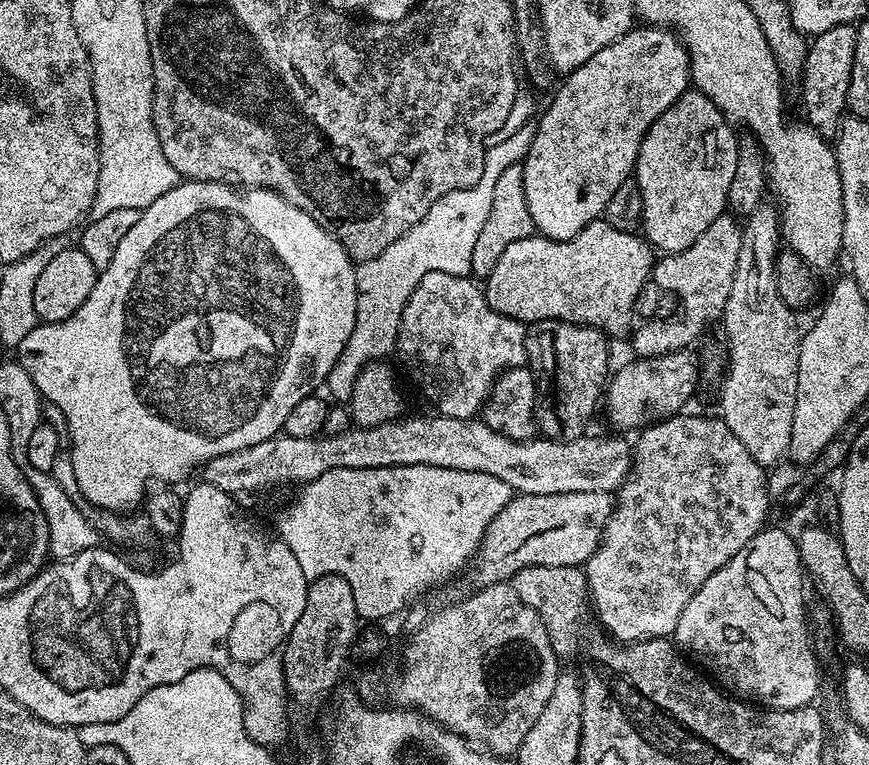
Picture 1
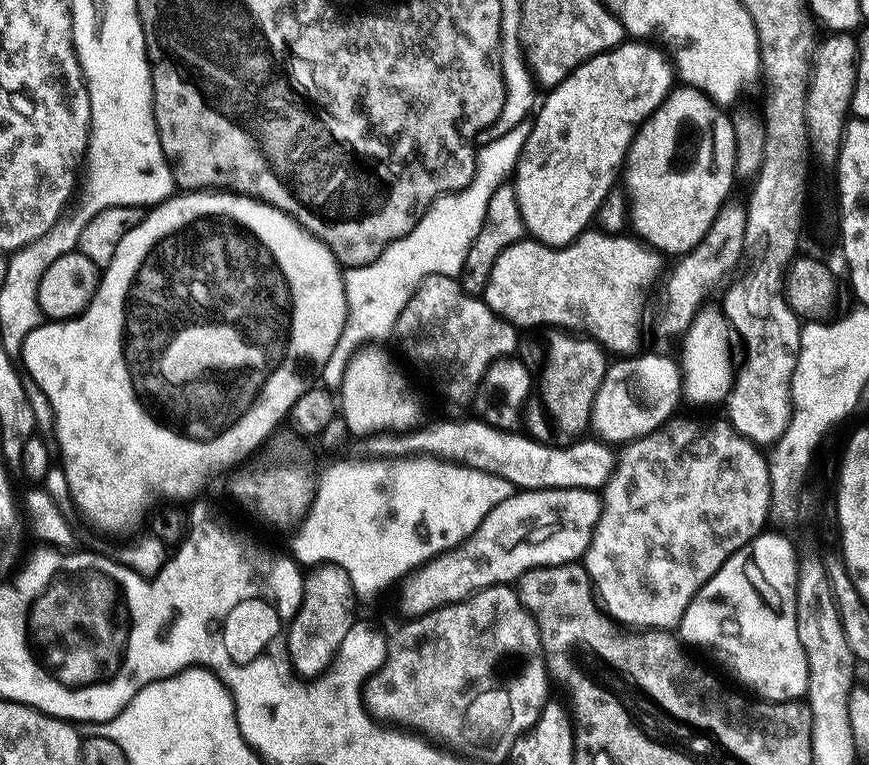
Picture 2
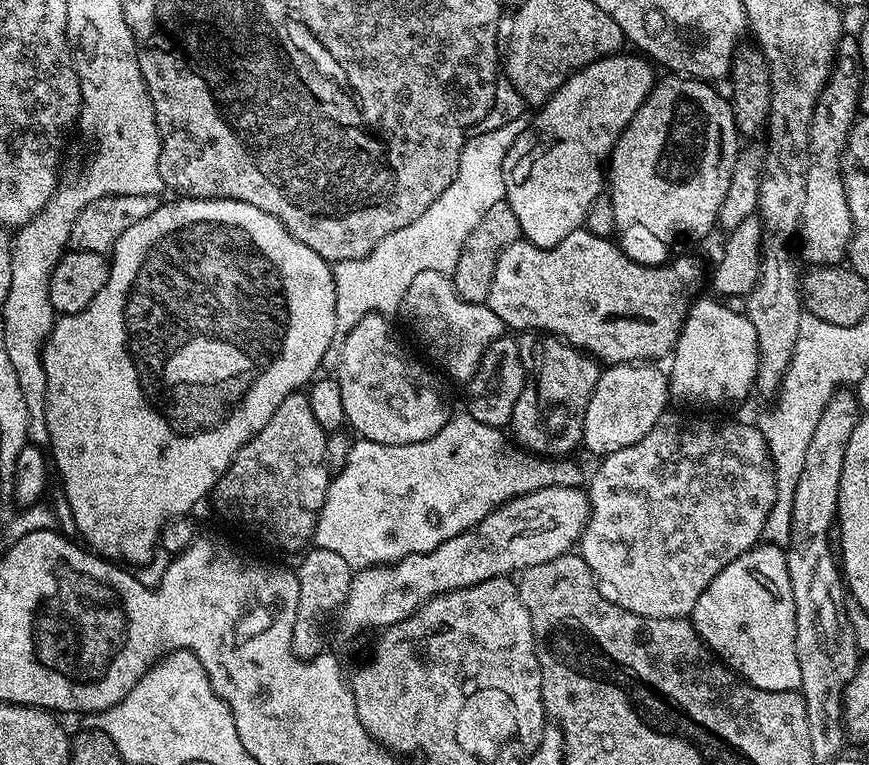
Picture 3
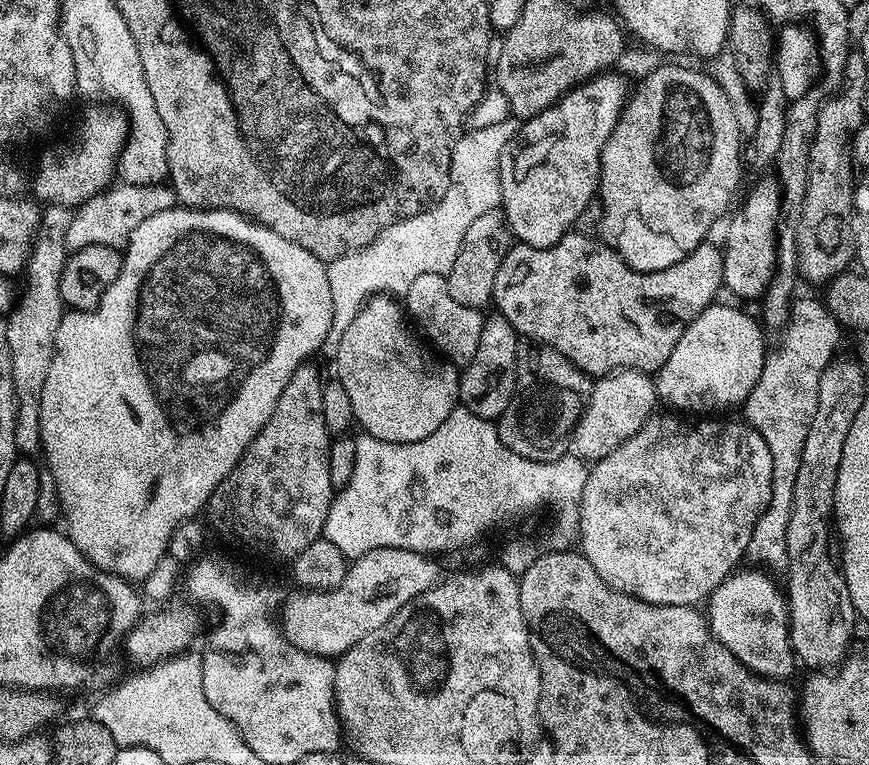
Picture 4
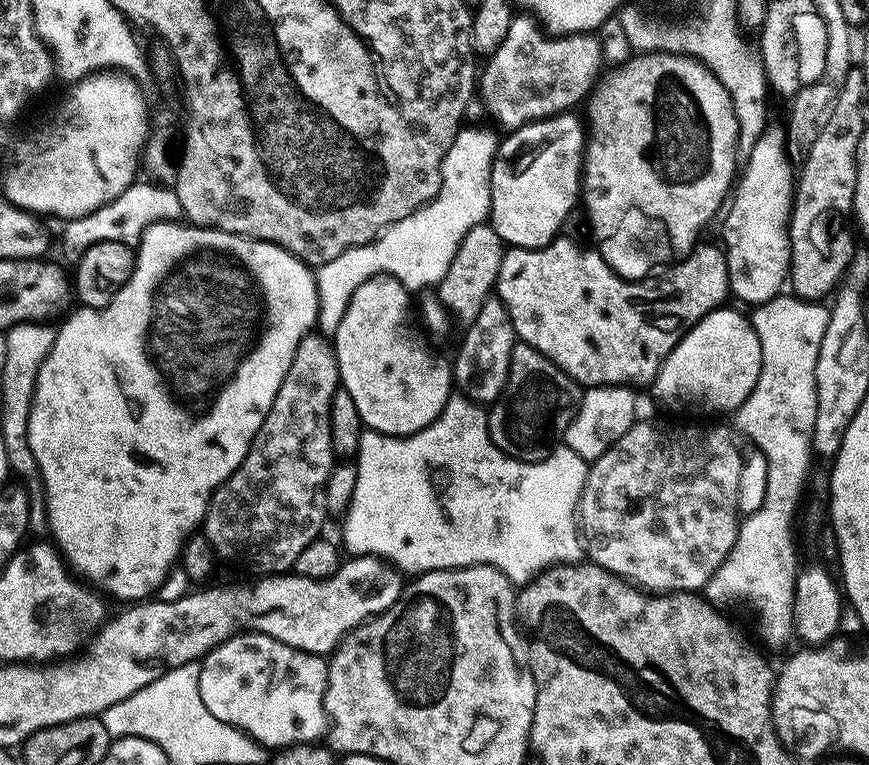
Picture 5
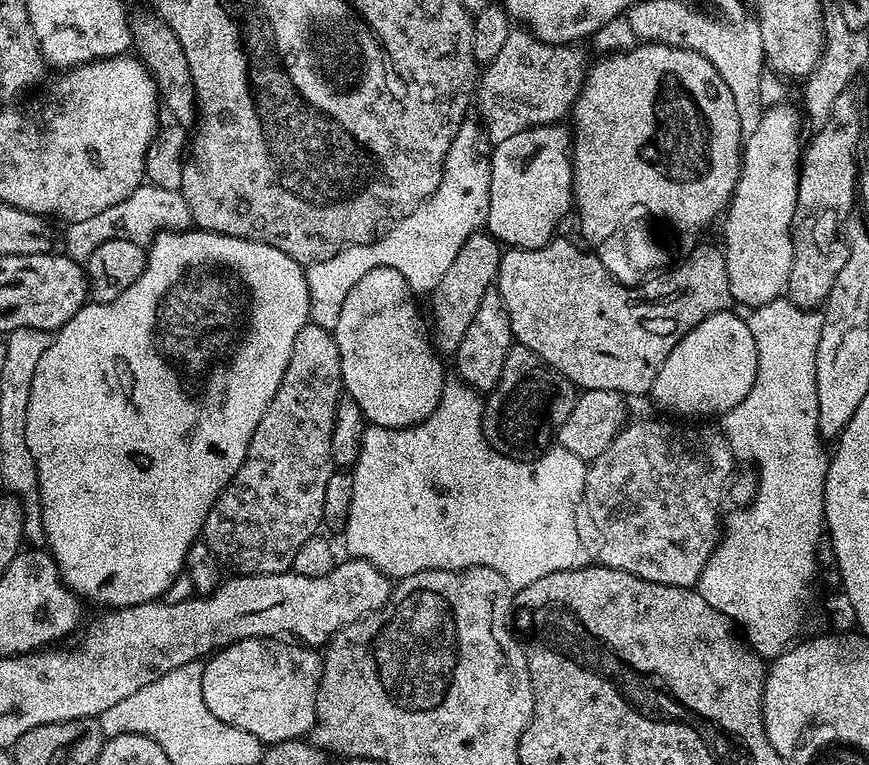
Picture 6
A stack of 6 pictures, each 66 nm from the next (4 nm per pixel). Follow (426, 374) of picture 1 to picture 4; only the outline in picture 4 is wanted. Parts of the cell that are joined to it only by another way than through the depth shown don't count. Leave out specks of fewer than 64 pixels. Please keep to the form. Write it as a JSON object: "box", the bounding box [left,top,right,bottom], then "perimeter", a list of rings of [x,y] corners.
{"box":[402,272,485,366],"perimeter":[[[433,272],[418,274],[418,278],[414,278],[414,282],[410,282],[410,286],[402,294],[402,304],[411,323],[424,331],[423,339],[448,363],[463,366],[470,362],[470,358],[474,358],[474,350],[478,350],[478,338],[482,338],[485,313],[479,308],[454,302],[444,276]]]}

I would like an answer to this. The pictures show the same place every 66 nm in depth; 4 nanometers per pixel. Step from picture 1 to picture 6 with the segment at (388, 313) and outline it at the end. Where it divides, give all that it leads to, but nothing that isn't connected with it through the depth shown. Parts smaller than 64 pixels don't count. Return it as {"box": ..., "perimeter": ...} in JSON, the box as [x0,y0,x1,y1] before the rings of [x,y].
{"box":[307,124,490,329],"perimeter":[[[461,124],[444,159],[444,173],[440,175],[434,194],[423,200],[414,214],[391,225],[370,244],[355,244],[334,254],[334,258],[326,258],[326,262],[307,265],[311,323],[335,329],[346,294],[354,290],[354,282],[358,282],[362,274],[375,268],[398,270],[416,294],[431,293],[438,286],[442,274],[446,274],[466,238],[470,238],[473,232],[481,231],[488,219],[490,160],[485,153],[484,156],[480,153],[480,140],[470,124]]]}

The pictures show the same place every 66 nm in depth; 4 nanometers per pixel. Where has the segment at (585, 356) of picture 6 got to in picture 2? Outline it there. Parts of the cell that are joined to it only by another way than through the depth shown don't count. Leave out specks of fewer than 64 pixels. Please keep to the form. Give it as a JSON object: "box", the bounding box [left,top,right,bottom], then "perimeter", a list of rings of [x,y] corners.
{"box":[482,230,658,354],"perimeter":[[[585,230],[562,248],[552,248],[531,238],[522,239],[498,254],[498,262],[494,262],[494,270],[490,270],[482,299],[490,311],[508,323],[515,324],[517,329],[558,328],[583,334],[609,353],[616,352],[612,354],[639,353],[642,348],[640,335],[644,332],[644,311],[648,308],[648,291],[656,284],[658,253],[655,248],[629,236]]]}

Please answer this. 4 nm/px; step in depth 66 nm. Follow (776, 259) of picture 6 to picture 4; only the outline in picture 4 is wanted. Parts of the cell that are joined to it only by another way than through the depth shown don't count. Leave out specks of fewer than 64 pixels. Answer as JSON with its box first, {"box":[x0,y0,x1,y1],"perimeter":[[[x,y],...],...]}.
{"box":[722,178,782,297],"perimeter":[[[760,178],[748,192],[744,205],[731,213],[728,241],[722,244],[724,254],[724,283],[736,296],[763,297],[764,291],[776,273],[776,229],[779,227],[782,205],[780,186],[775,179]]]}

